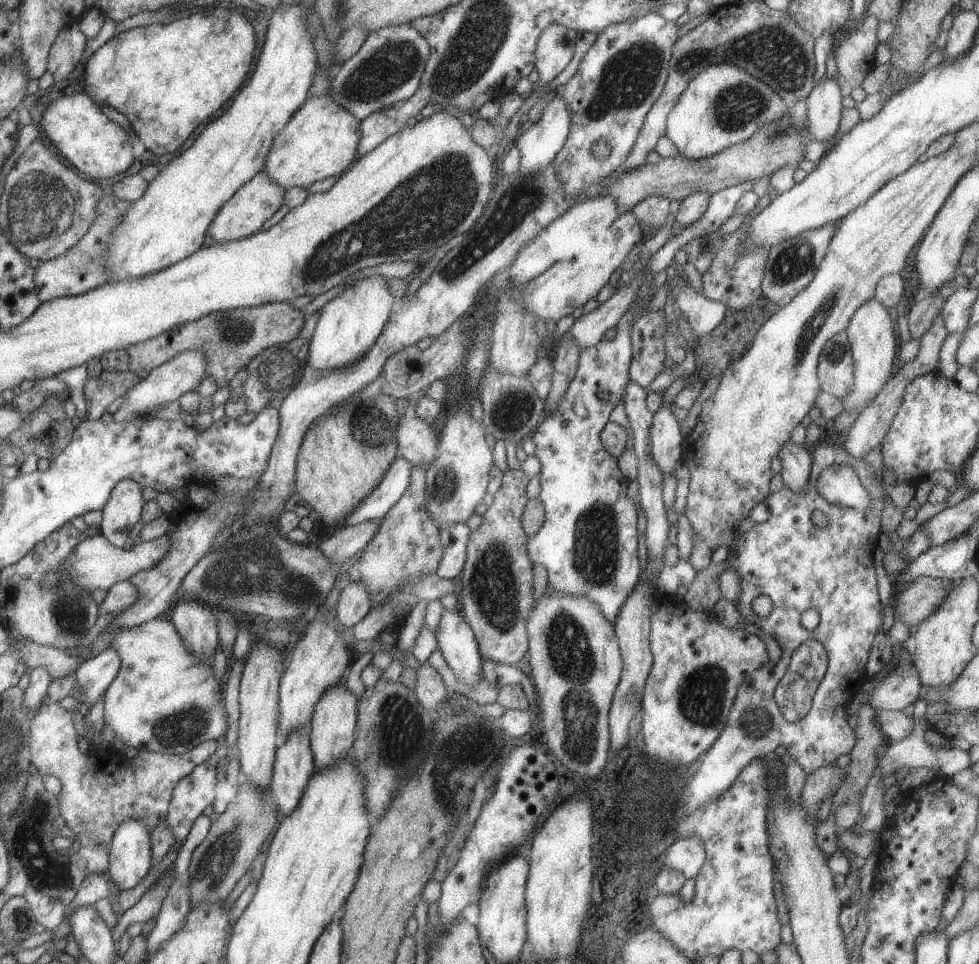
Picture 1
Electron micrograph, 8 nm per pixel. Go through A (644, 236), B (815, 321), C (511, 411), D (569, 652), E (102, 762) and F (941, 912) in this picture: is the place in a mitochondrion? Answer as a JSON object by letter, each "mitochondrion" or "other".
{"A":"other","B":"mitochondrion","C":"mitochondrion","D":"mitochondrion","E":"other","F":"other"}

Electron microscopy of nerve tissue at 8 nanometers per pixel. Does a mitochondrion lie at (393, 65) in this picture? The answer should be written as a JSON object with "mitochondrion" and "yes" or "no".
{"mitochondrion":"yes"}

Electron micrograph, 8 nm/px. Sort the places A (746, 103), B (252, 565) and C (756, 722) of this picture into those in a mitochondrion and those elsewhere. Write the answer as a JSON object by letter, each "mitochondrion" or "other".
{"A":"mitochondrion","B":"mitochondrion","C":"mitochondrion"}

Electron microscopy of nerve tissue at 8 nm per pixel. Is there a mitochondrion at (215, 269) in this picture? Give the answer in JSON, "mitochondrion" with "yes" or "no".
{"mitochondrion":"no"}

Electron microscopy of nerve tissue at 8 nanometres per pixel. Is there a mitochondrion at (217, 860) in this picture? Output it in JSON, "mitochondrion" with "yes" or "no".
{"mitochondrion":"yes"}

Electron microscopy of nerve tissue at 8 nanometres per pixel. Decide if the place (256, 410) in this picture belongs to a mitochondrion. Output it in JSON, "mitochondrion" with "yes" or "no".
{"mitochondrion":"no"}

